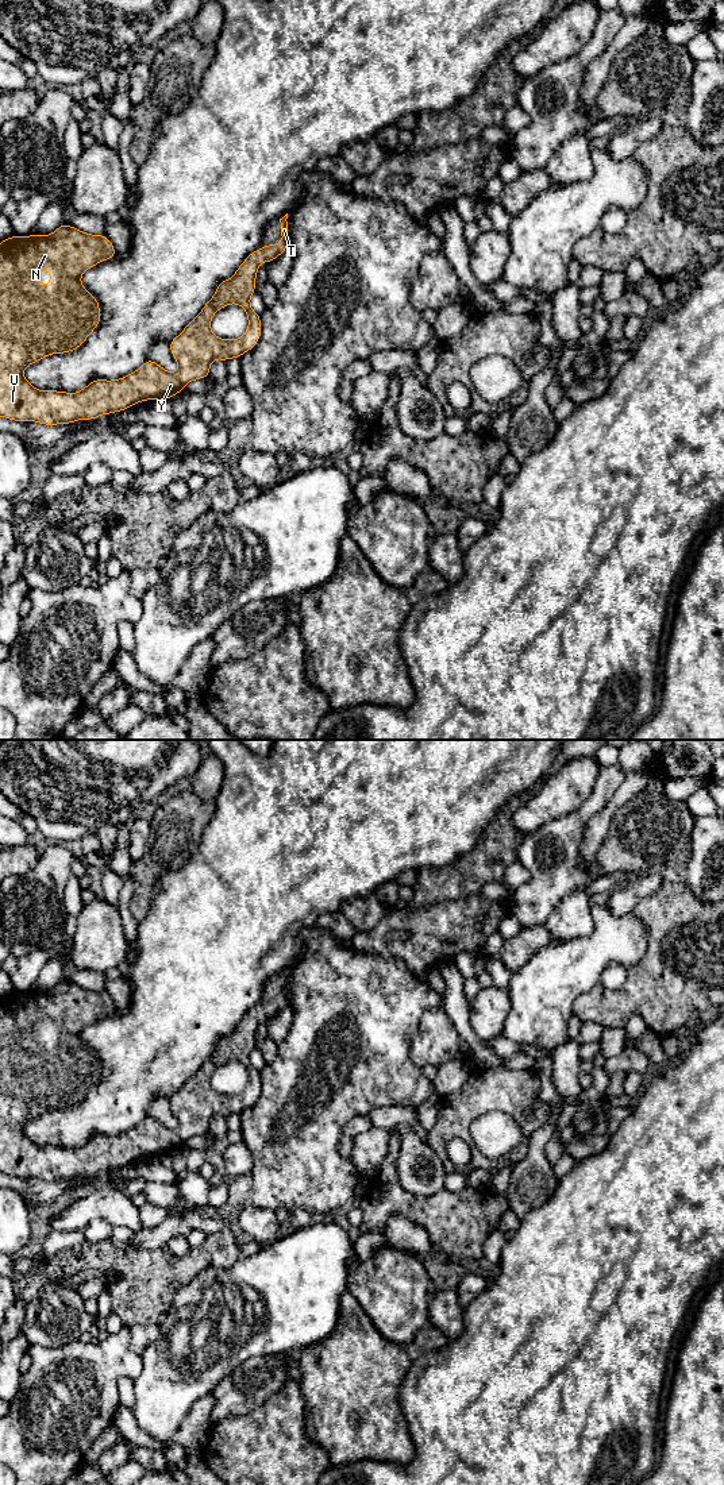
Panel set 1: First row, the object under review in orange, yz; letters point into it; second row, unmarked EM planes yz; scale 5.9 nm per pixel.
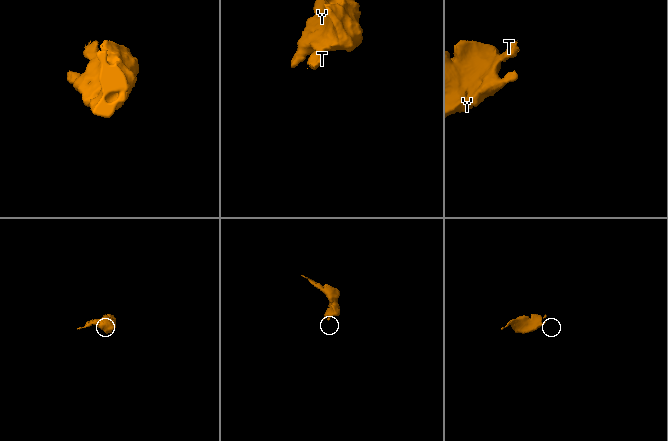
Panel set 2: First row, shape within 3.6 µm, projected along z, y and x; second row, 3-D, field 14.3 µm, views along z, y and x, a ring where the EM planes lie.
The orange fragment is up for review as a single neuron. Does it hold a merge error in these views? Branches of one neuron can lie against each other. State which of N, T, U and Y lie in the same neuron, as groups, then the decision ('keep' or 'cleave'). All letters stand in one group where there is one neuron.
groups N T U Y; keep

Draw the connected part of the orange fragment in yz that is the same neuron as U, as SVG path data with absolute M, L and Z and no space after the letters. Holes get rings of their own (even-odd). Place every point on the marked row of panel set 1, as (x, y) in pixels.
M288 213L280 219L282 240L253 251L235 274L222 281L213 297L201 312L172 339L170 352L178 363L174 373L147 359L134 373L119 379L95 379L77 393L38 390L24 377L28 364L47 355L77 350L100 324L99 301L82 286L81 275L101 261L116 255L105 235L85 234L62 224L50 235L9 236L0 242L0 416L14 421L36 421L43 425L72 424L77 420L93 420L103 414L123 412L147 400L163 401L178 394L195 379L209 377L215 359L240 358L254 348L262 333L261 316L254 312L250 297L255 292L255 278L261 263L273 262L289 244ZM50 271L50 284L45 286L38 273ZM230 304L240 305L249 319L249 327L239 339L220 339L211 331L213 315Z

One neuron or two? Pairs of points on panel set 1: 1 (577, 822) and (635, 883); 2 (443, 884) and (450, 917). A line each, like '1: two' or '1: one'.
1: two
2: two

